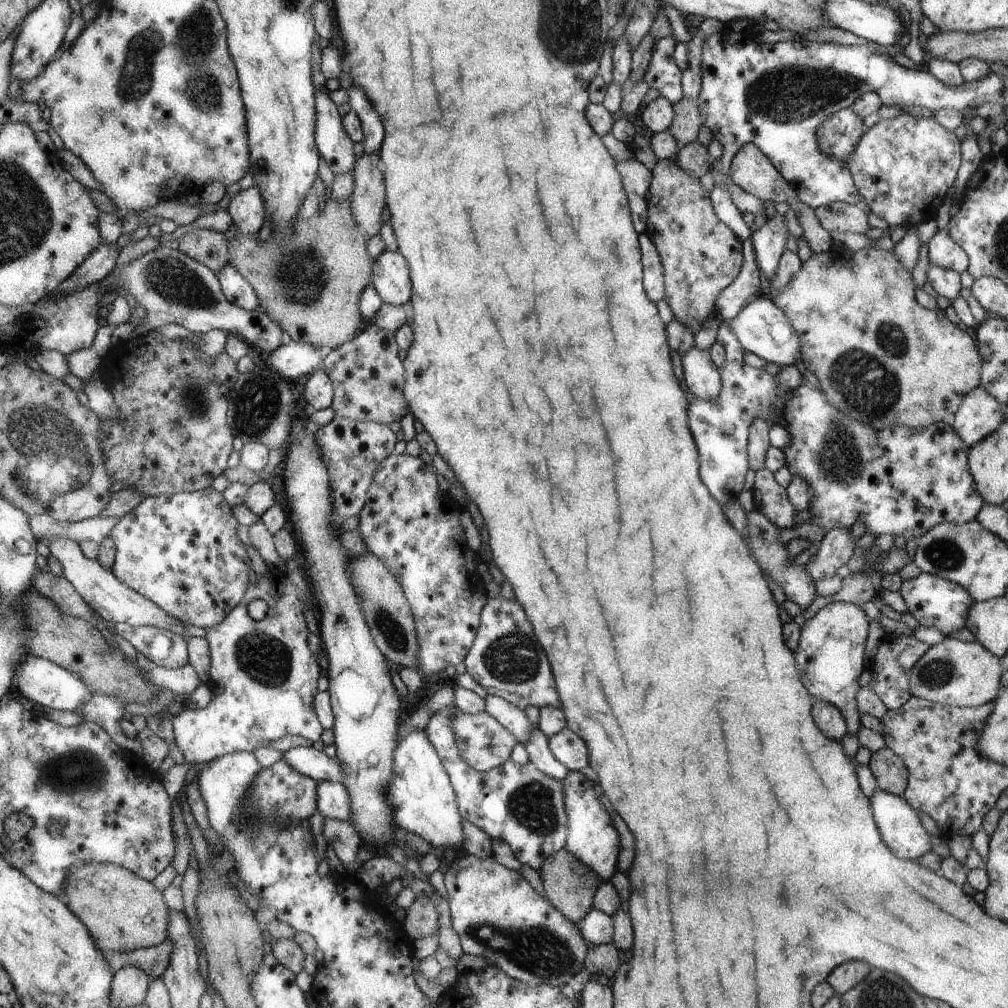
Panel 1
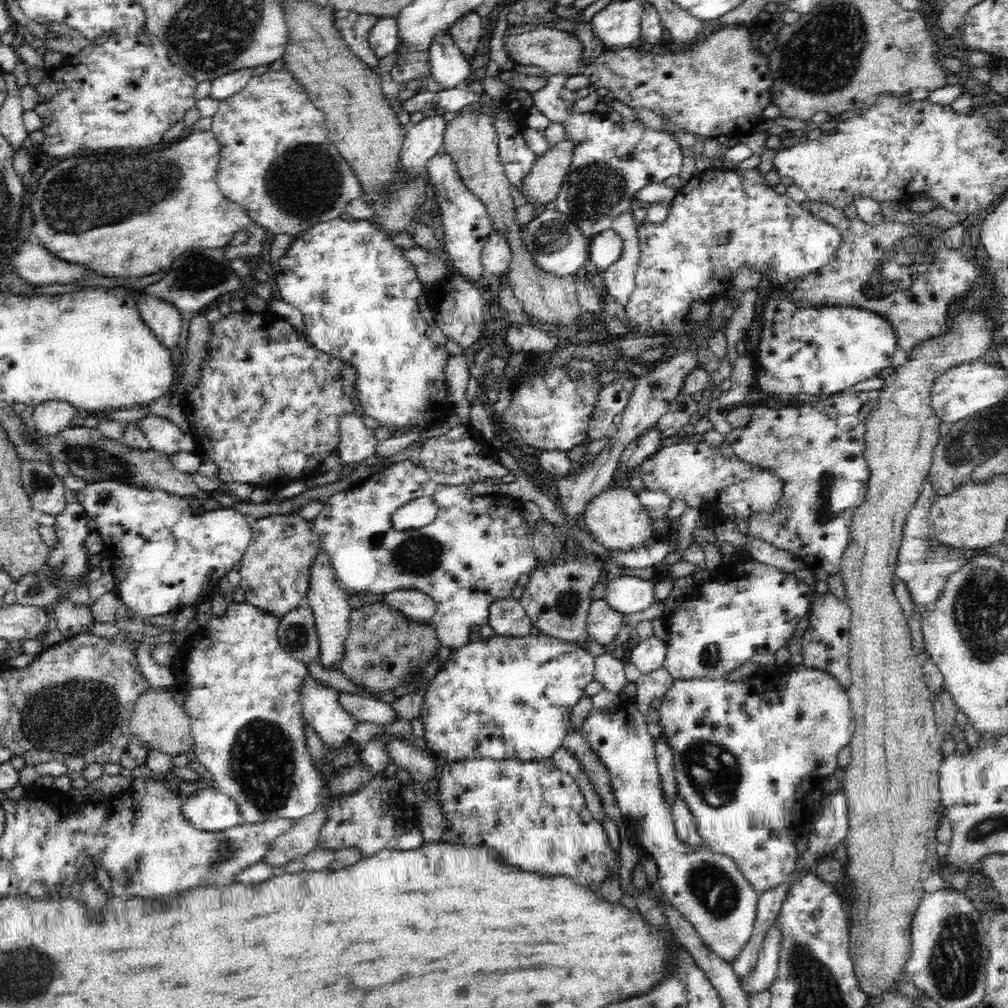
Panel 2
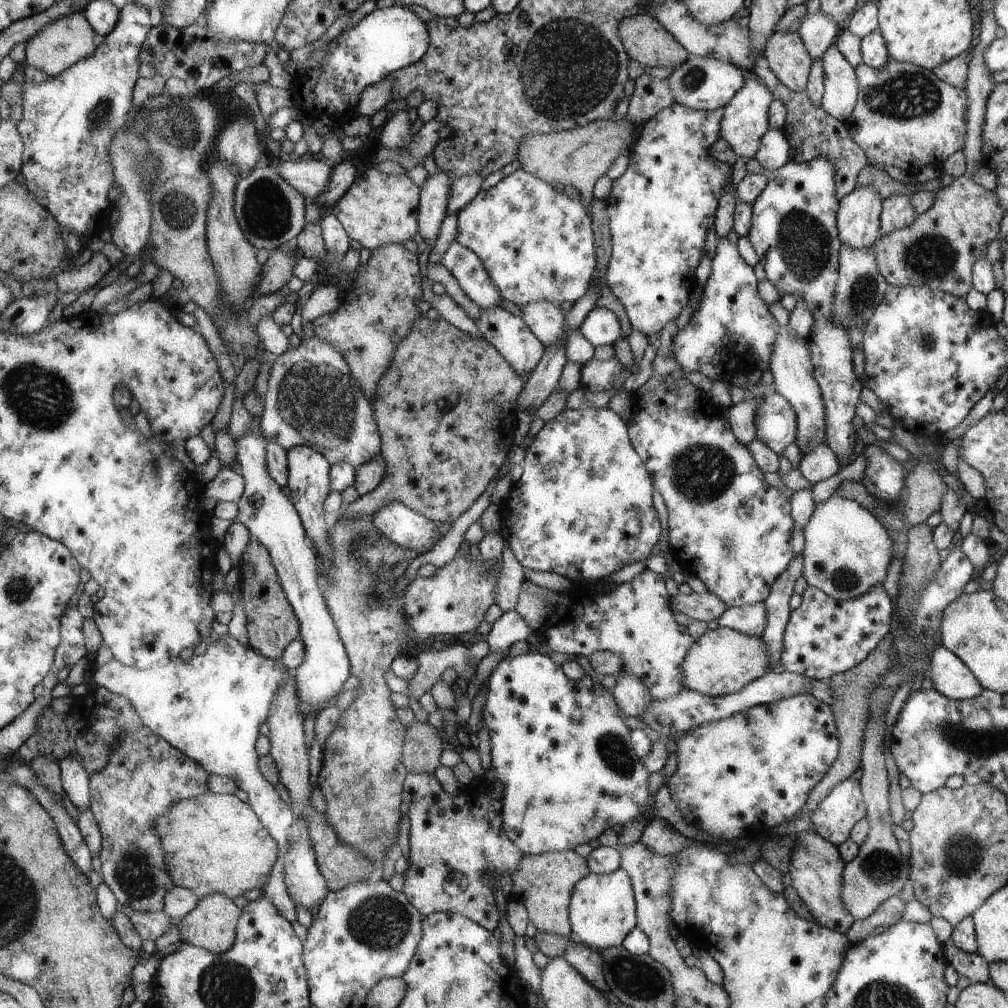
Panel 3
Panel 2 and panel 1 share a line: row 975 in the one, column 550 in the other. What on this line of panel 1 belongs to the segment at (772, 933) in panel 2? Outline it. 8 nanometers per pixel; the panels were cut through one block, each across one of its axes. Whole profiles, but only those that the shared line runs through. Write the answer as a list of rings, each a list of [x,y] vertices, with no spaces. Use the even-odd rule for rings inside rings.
[[[539,728],[530,734],[530,740],[524,744],[524,748],[528,753],[529,762],[536,764],[547,775],[564,779],[568,774],[568,767],[554,758],[548,744],[548,737]]]

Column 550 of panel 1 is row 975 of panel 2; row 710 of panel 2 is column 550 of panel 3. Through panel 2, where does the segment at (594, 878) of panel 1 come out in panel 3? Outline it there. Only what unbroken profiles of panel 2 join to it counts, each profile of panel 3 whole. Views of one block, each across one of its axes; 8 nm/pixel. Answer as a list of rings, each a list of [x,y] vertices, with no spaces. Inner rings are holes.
[[[550,851],[537,855],[525,855],[516,870],[510,874],[512,894],[510,899],[525,906],[529,920],[540,933],[566,936],[571,934],[569,902],[578,881],[588,876],[589,865],[575,851]]]

